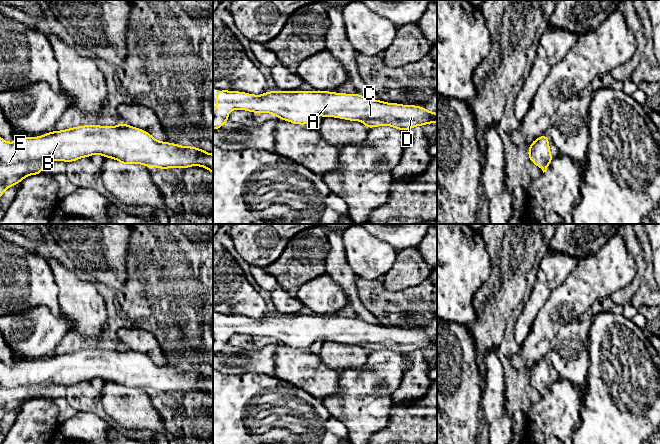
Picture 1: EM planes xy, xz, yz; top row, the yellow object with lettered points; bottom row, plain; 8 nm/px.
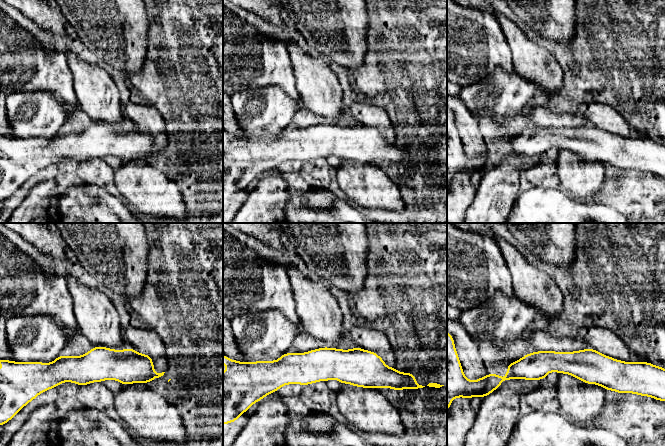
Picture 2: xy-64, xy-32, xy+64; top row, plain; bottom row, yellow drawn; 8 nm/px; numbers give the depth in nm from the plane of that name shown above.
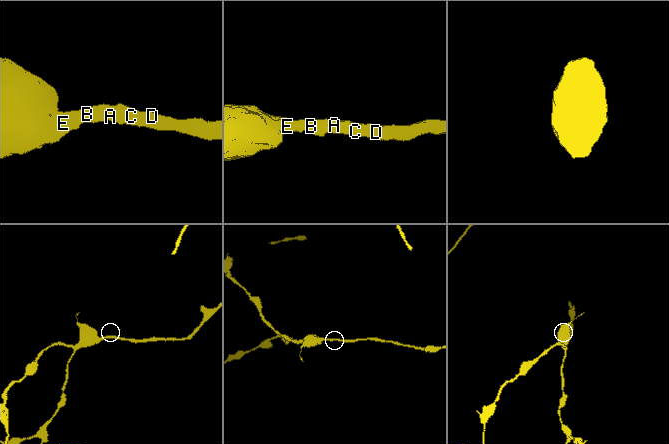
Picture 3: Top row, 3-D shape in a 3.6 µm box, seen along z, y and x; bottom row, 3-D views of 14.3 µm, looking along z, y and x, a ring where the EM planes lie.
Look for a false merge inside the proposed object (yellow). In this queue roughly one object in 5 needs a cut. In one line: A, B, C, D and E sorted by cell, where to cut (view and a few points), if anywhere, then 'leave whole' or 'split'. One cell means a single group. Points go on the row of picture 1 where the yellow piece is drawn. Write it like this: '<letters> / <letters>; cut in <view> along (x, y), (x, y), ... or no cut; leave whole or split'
A B C D E; no cut; leave whole

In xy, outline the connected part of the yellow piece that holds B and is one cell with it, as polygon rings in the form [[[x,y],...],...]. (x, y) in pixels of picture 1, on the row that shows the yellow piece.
[[[120,122],[117,126],[83,125],[61,131],[51,131],[36,137],[20,137],[15,142],[8,142],[0,137],[0,199],[4,191],[19,184],[30,175],[43,173],[48,162],[74,162],[84,157],[100,154],[112,158],[123,165],[142,164],[157,167],[186,169],[191,166],[206,168],[213,174],[213,154],[192,146],[157,141],[150,133]]]

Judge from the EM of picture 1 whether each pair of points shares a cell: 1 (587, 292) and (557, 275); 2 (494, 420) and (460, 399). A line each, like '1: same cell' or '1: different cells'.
1: different cells
2: different cells

